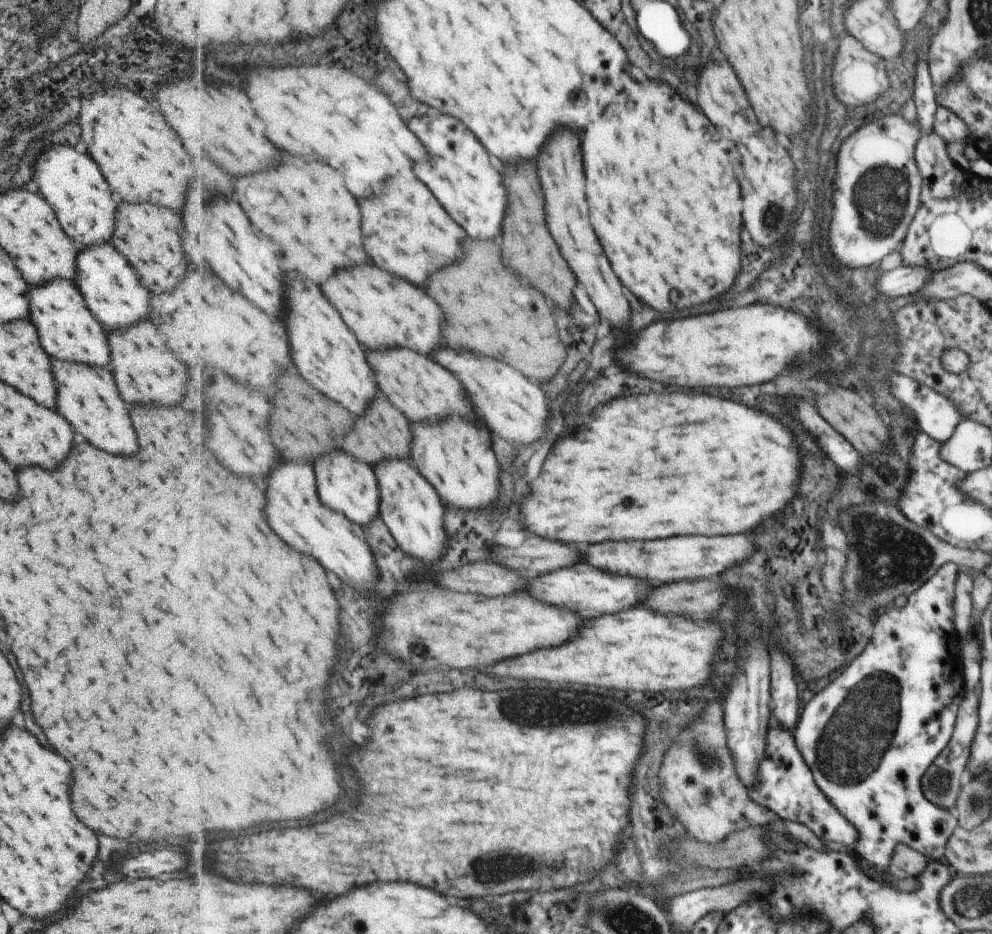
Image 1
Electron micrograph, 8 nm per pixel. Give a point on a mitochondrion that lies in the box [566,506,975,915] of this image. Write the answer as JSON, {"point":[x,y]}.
{"point":[849,747]}

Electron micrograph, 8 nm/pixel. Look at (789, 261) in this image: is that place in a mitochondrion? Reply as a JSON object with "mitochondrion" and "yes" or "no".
{"mitochondrion":"yes"}

